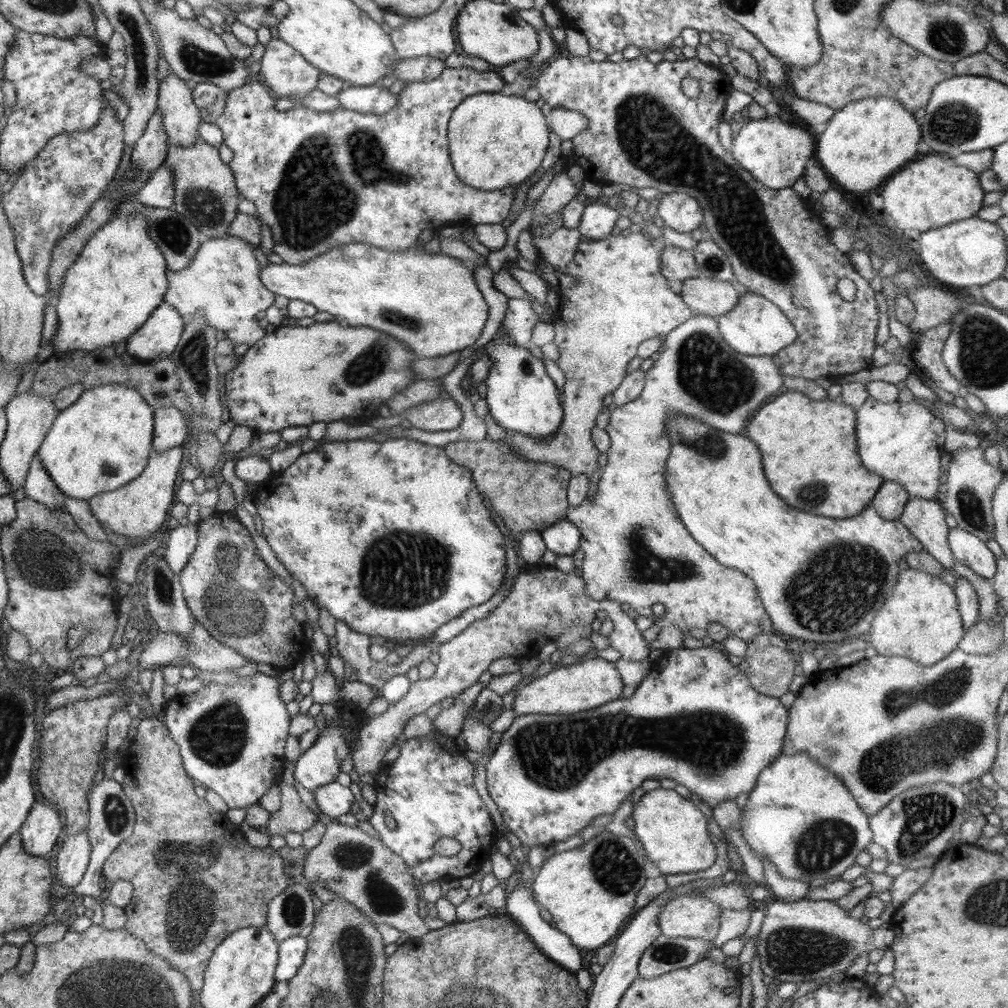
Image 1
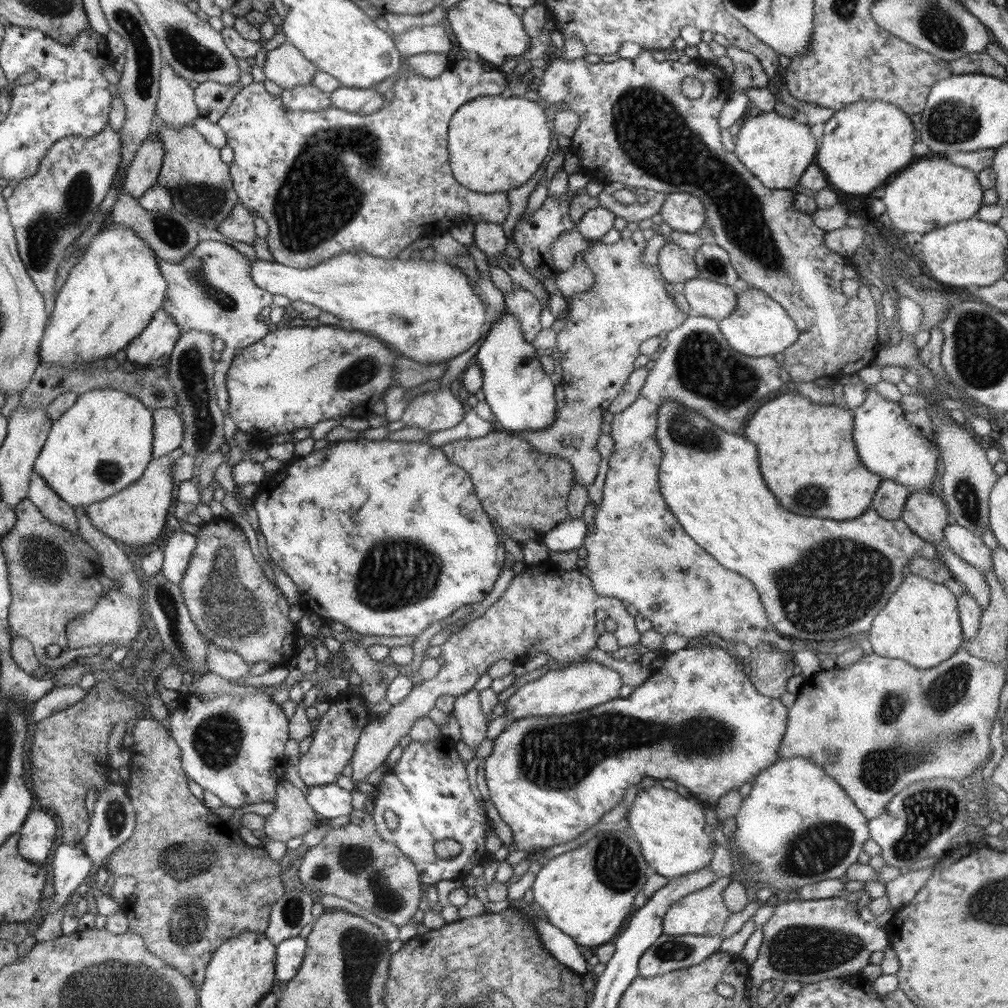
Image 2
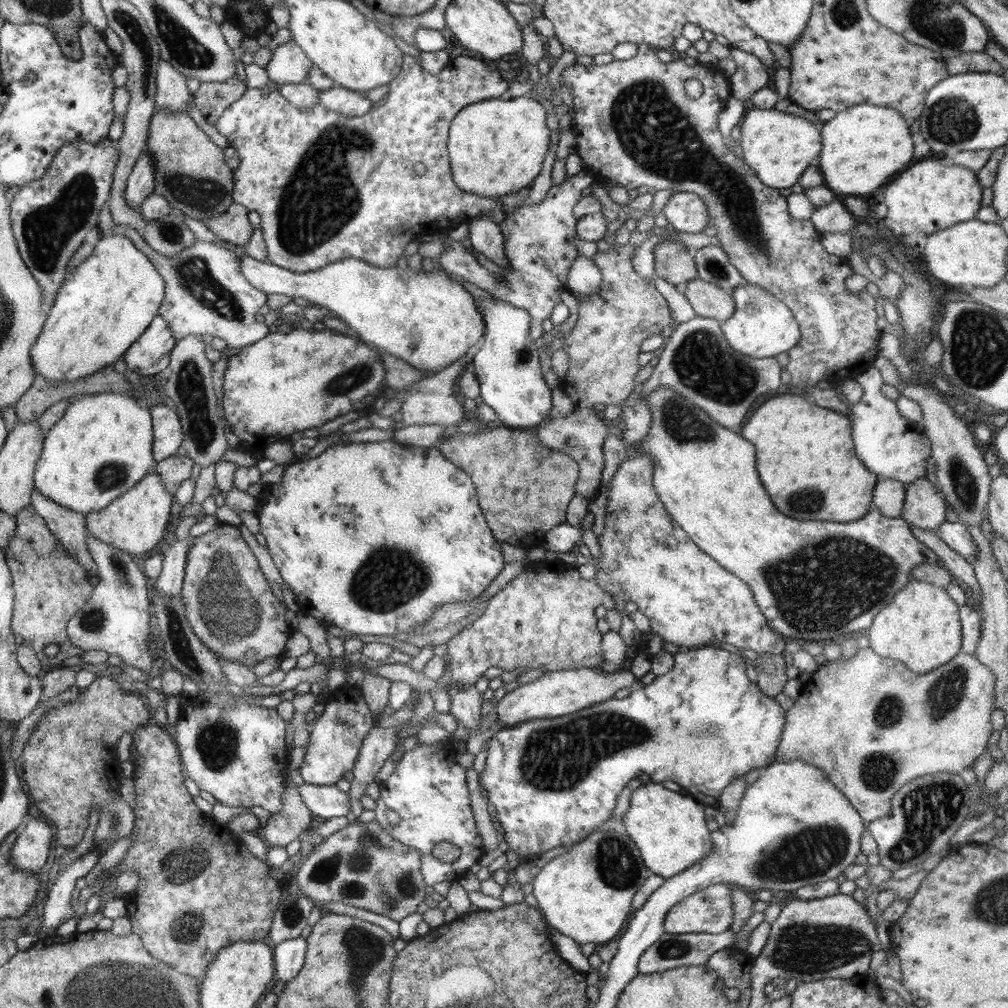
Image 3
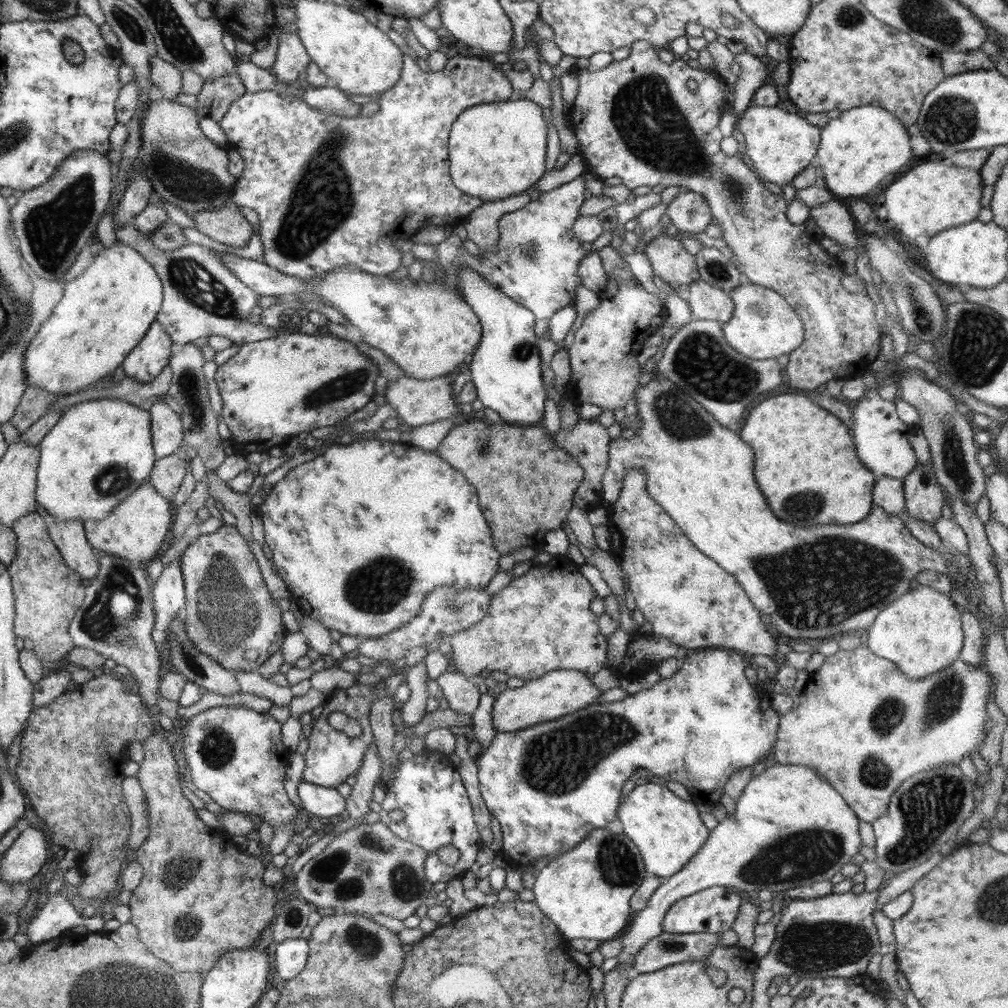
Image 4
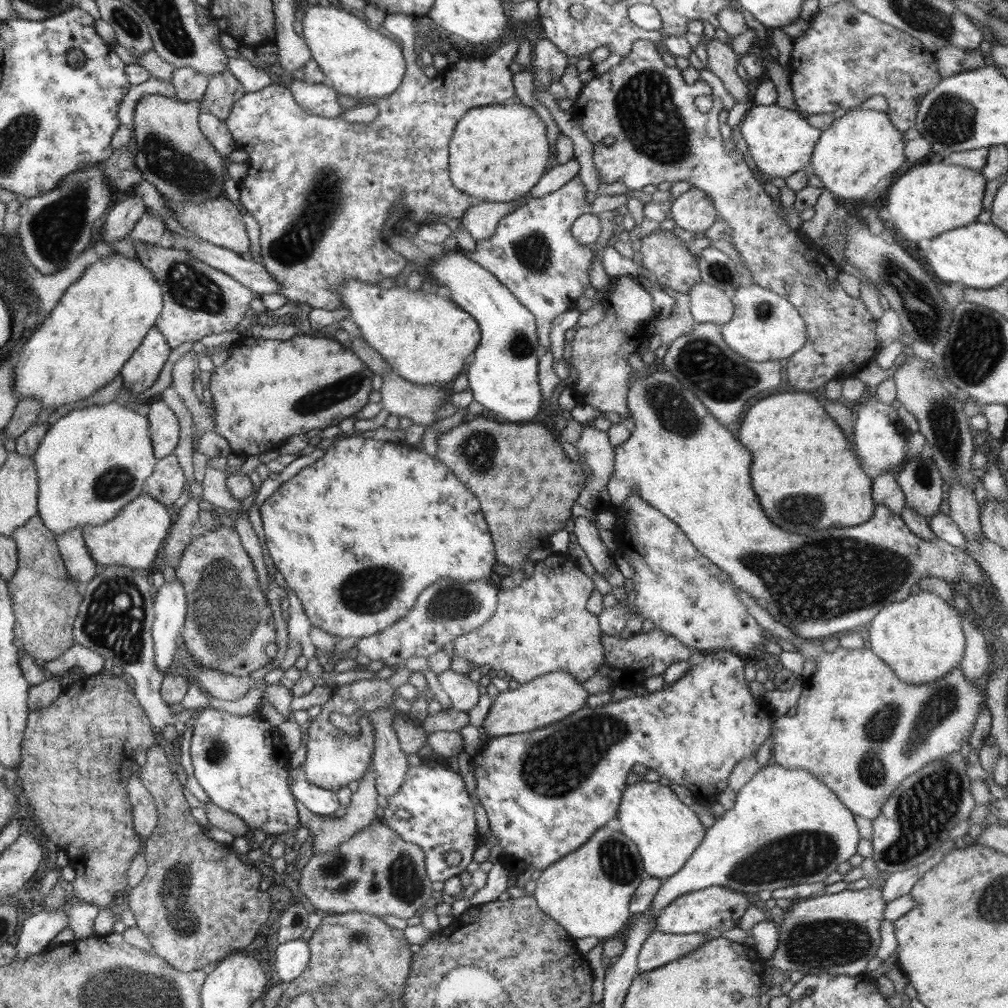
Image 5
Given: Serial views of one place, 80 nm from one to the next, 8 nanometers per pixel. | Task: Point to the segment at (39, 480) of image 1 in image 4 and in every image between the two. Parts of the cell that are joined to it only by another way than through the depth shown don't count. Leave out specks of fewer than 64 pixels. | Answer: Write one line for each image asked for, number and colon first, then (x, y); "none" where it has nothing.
2: (59, 512)
3: (69, 527)
4: (69, 536)

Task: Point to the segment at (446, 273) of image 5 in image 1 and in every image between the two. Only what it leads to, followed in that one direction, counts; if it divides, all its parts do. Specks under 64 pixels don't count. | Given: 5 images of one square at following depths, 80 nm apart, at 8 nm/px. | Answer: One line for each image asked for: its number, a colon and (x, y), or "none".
1: (521, 397)
2: (520, 393)
3: (507, 367)
4: (505, 369)

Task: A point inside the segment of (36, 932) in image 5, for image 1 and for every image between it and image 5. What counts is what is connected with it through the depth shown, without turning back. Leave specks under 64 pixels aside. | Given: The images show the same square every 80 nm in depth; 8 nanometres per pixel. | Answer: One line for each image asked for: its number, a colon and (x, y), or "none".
1: (72, 861)
2: (72, 865)
3: (58, 908)
4: (58, 915)

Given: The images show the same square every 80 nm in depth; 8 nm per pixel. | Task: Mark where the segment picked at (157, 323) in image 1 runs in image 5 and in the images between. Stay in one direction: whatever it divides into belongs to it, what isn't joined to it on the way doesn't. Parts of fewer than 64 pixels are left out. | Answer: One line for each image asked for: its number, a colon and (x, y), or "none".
2: (153, 347)
3: (151, 354)
4: (152, 354)
5: (142, 370)

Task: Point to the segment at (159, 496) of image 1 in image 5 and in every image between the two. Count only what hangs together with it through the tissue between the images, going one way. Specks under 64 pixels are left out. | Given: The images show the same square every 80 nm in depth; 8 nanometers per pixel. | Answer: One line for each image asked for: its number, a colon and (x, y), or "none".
2: (136, 515)
3: (135, 522)
4: (137, 527)
5: (133, 538)

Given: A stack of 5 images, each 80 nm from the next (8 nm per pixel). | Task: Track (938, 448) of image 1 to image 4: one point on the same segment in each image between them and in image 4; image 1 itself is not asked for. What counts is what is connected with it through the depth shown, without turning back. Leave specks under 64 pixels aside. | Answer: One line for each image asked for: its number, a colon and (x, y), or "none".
2: (897, 445)
3: (890, 446)
4: (881, 439)

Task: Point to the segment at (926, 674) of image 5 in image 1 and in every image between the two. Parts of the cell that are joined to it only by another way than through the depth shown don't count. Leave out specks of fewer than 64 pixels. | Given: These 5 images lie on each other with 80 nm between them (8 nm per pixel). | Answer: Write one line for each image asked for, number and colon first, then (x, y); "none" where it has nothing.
1: (920, 621)
2: (921, 625)
3: (921, 628)
4: (921, 632)

